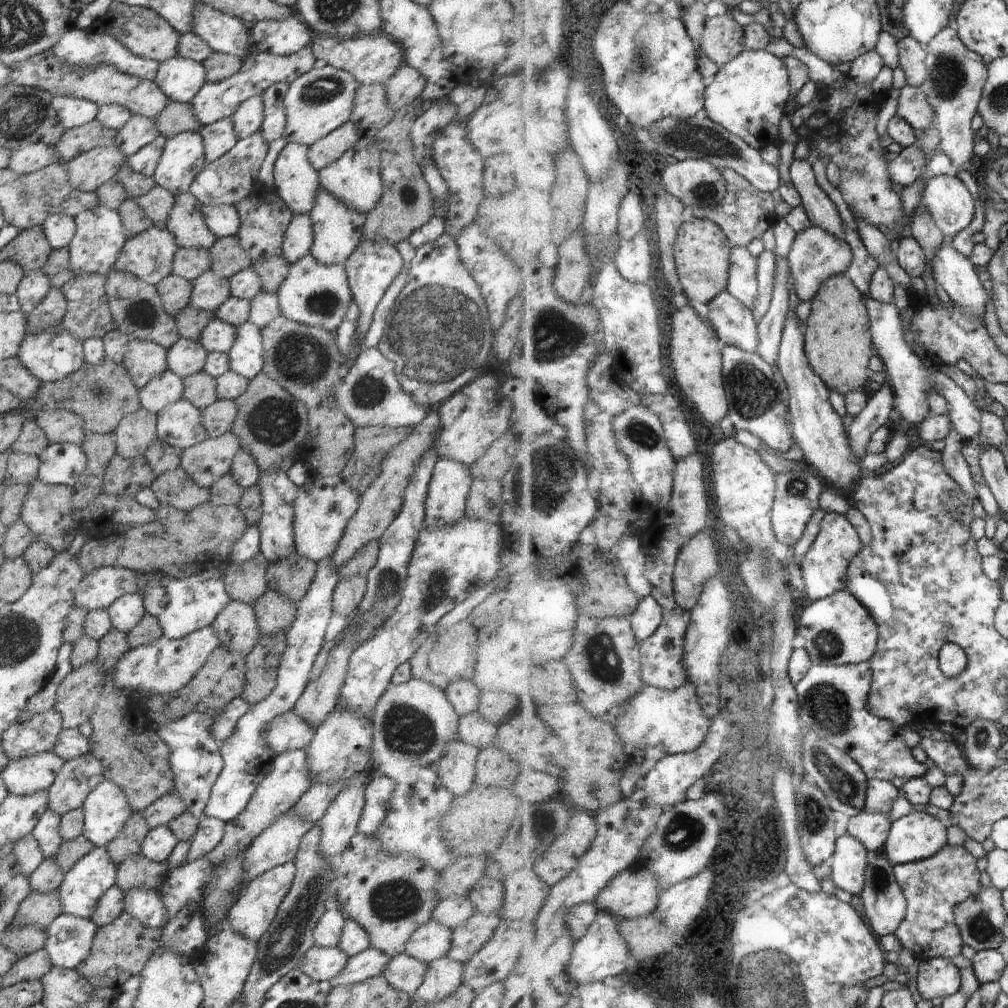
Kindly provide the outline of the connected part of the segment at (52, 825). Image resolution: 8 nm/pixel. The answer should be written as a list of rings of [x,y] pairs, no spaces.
[[[46,810],[38,819],[38,824],[31,832],[32,836],[38,842],[44,858],[52,858],[58,854],[58,848],[62,844],[63,838],[60,836],[59,828],[61,823],[60,814]]]

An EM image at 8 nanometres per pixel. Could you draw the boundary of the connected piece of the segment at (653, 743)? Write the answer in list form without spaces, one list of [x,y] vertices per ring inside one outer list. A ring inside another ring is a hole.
[[[688,682],[678,690],[646,685],[630,702],[626,716],[618,722],[627,752],[634,760],[661,761],[665,756],[694,752],[707,741],[712,720],[704,710],[698,686]]]

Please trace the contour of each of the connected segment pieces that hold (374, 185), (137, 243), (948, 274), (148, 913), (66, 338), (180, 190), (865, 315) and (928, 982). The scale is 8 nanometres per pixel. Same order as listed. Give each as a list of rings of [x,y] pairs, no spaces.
[[[364,134],[350,150],[347,150],[330,166],[318,171],[319,186],[336,196],[344,206],[362,214],[370,214],[382,196],[382,162],[380,147],[372,134]]]
[[[152,226],[127,239],[112,271],[129,272],[148,284],[156,285],[172,273],[178,247],[168,229]]]
[[[947,239],[932,264],[934,278],[956,302],[970,314],[984,316],[990,304],[990,292],[984,288],[971,257],[966,257]]]
[[[132,888],[124,893],[124,908],[144,926],[163,929],[168,921],[168,912],[162,904],[159,893],[146,888]]]
[[[56,324],[36,334],[26,332],[20,342],[16,357],[34,378],[38,378],[43,383],[56,382],[69,374],[74,374],[85,361],[82,341],[70,334],[62,324]]]
[[[182,132],[166,140],[154,182],[173,195],[184,194],[205,164],[203,138],[199,133]]]
[[[839,274],[824,282],[823,289],[813,299],[813,310],[808,324],[808,358],[811,359],[812,368],[827,382],[831,390],[837,390],[844,396],[855,393],[856,390],[869,392],[870,360],[877,353],[872,332],[872,318],[863,291],[850,277]]]
[[[936,957],[923,961],[918,971],[918,996],[926,1000],[949,997],[960,992],[963,976],[954,959]]]

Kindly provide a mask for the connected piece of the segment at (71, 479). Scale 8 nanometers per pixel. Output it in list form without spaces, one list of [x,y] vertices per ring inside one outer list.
[[[70,443],[49,444],[39,454],[38,479],[46,484],[73,487],[88,464],[81,446]]]

